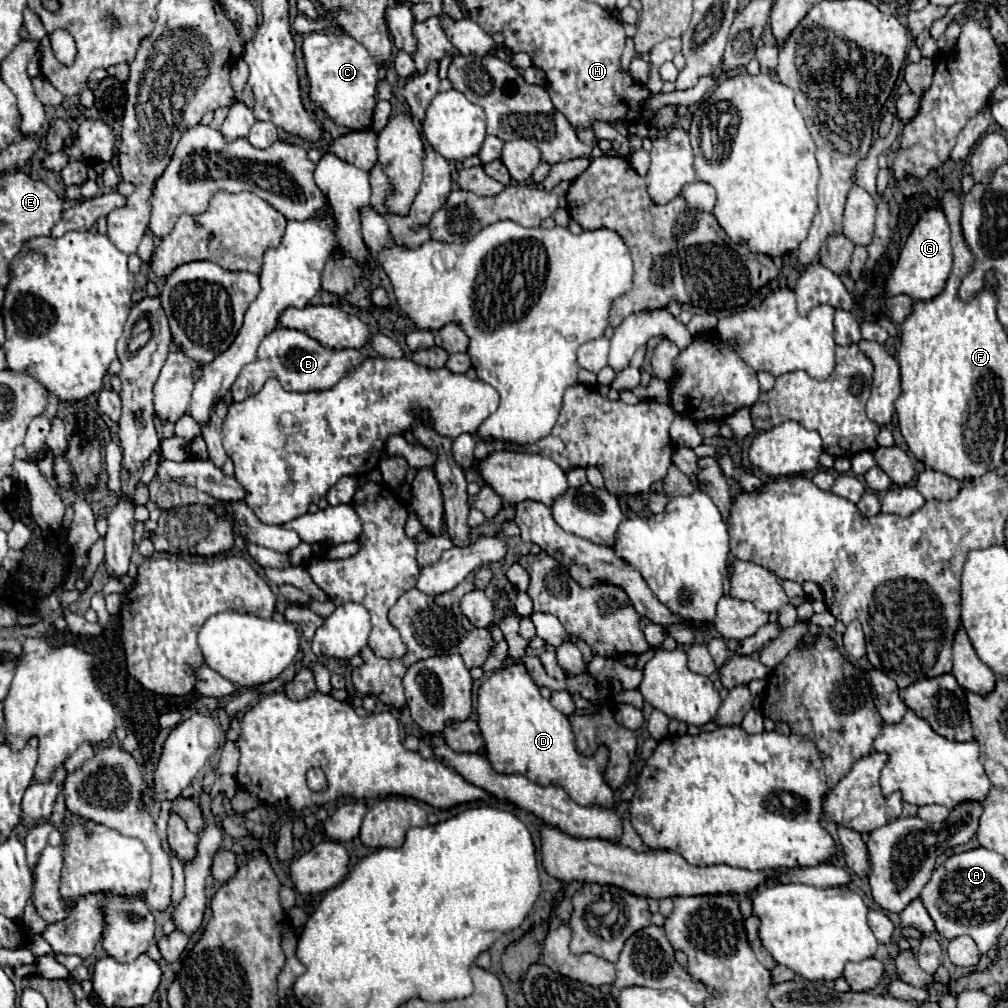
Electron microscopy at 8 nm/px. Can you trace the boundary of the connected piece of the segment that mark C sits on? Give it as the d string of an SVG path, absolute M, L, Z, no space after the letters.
M330 31L308 33L302 43L302 51L310 81L310 99L320 105L338 125L356 131L368 129L372 125L378 85L378 67L368 51L352 37Z

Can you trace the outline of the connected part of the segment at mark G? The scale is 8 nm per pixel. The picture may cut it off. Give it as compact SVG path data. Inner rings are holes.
M940 209L926 211L916 227L912 229L906 245L900 251L900 259L886 283L886 295L908 295L914 301L928 301L946 285L946 279L952 271L952 247L950 247L950 225L946 215Z

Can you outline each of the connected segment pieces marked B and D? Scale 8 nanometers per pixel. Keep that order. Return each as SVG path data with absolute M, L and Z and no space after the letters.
M276 327L260 343L258 359L240 371L238 379L232 385L232 399L244 401L250 395L256 395L264 387L264 383L272 377L278 379L284 389L296 391L296 393L332 389L332 385L336 385L350 371L358 369L364 361L366 361L366 355L360 349L326 349L304 331Z
M524 663L502 667L480 685L478 725L486 741L486 757L498 773L520 773L540 785L560 785L578 805L600 801L614 809L614 791L604 777L608 749L600 745L592 757L576 751L568 717L540 695Z

